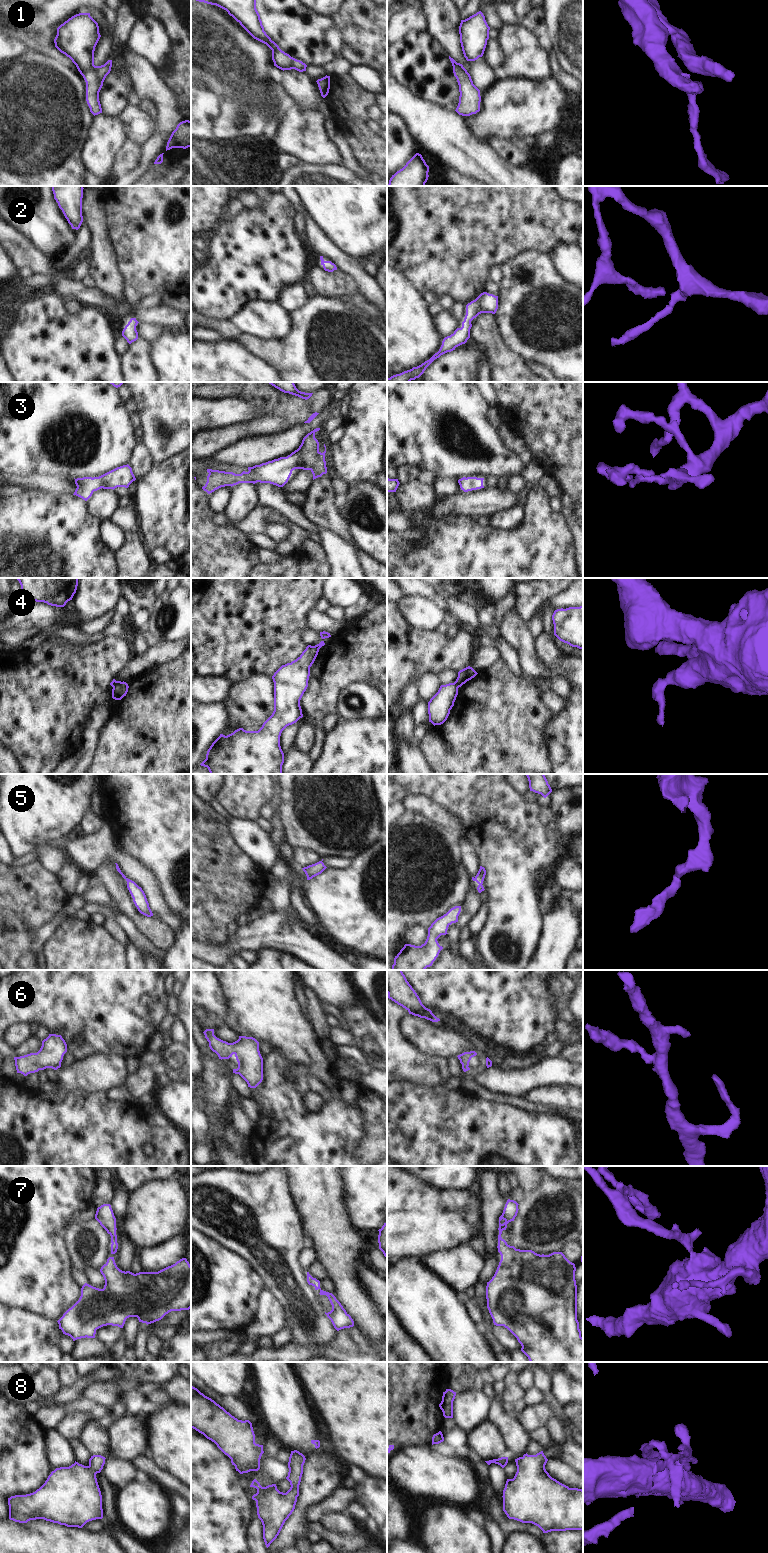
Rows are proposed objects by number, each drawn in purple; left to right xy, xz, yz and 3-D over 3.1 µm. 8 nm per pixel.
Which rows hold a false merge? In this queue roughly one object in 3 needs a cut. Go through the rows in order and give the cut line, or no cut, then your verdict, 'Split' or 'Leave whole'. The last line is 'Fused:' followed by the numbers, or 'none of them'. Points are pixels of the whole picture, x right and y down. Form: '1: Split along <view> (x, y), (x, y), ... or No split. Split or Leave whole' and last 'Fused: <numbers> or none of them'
1: No split. Leave whole
2: No split. Leave whole
3: No split. Leave whole
4: Split along yz (455, 681), (458, 687). Split
5: No split. Leave whole
6: No split. Leave whole
7: No split. Leave whole
8: No split. Leave whole
Fused: 4.

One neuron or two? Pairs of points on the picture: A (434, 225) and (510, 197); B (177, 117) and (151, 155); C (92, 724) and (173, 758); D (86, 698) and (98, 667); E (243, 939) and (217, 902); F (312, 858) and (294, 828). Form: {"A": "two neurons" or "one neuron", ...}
{"A": "one neuron", "B": "one neuron", "C": "two neurons", "D": "one neuron", "E": "two neurons", "F": "two neurons"}

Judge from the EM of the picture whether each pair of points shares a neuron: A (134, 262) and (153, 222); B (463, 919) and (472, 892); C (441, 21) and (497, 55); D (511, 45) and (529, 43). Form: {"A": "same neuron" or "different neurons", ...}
{"A": "same neuron", "B": "same neuron", "C": "different neurons", "D": "same neuron"}

